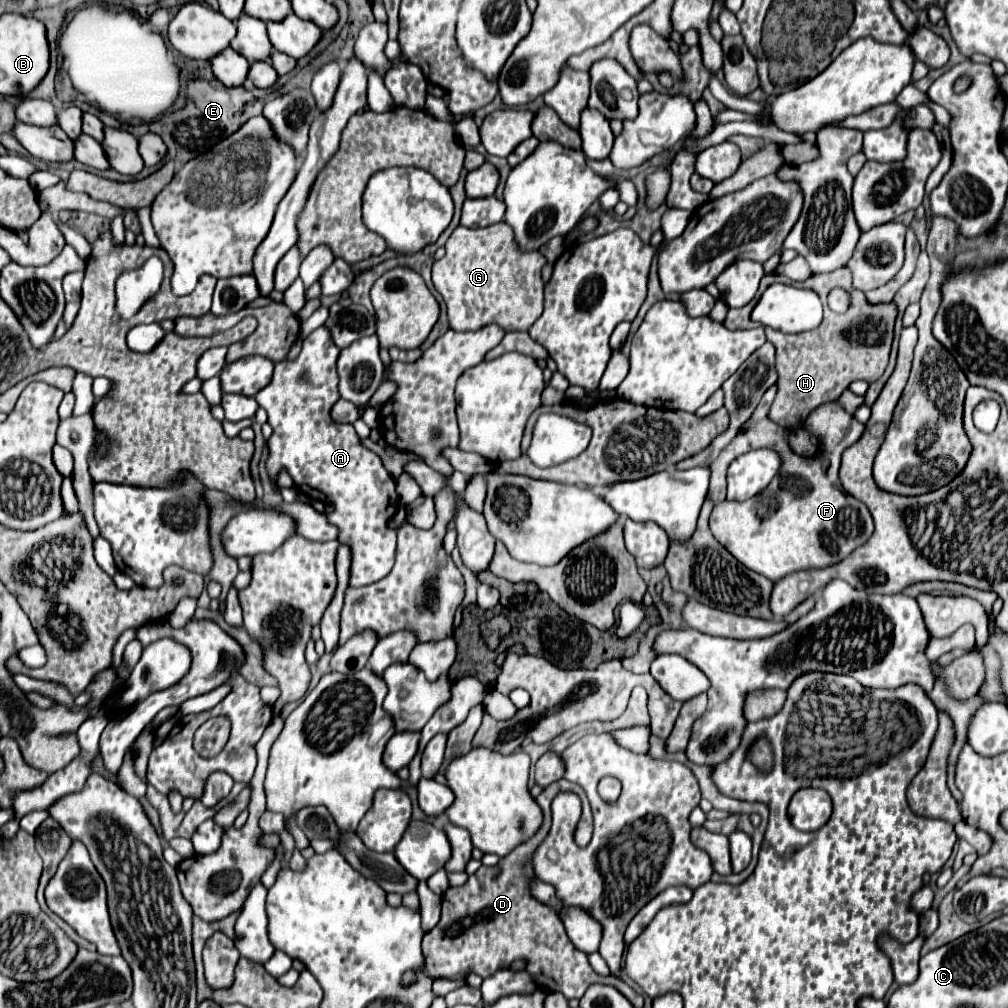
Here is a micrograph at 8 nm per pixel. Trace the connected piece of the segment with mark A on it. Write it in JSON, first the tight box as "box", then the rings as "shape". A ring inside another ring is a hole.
{"box":[257,326,399,586],"shape":[[[323,326],[311,332],[303,340],[301,354],[295,360],[285,360],[275,364],[273,380],[265,386],[257,396],[257,404],[265,408],[269,416],[269,424],[273,428],[271,438],[267,440],[269,458],[267,470],[273,480],[277,480],[277,472],[285,468],[295,486],[311,500],[321,500],[325,504],[333,504],[335,510],[329,514],[331,524],[339,526],[339,542],[347,542],[353,550],[353,564],[351,564],[351,586],[369,586],[391,572],[395,562],[395,548],[397,548],[397,532],[387,528],[387,522],[395,516],[399,506],[399,494],[395,492],[395,480],[383,468],[381,458],[365,448],[353,430],[351,424],[337,424],[331,420],[331,408],[339,400],[339,376],[337,376],[337,358],[339,348],[335,346],[331,332]]]}

